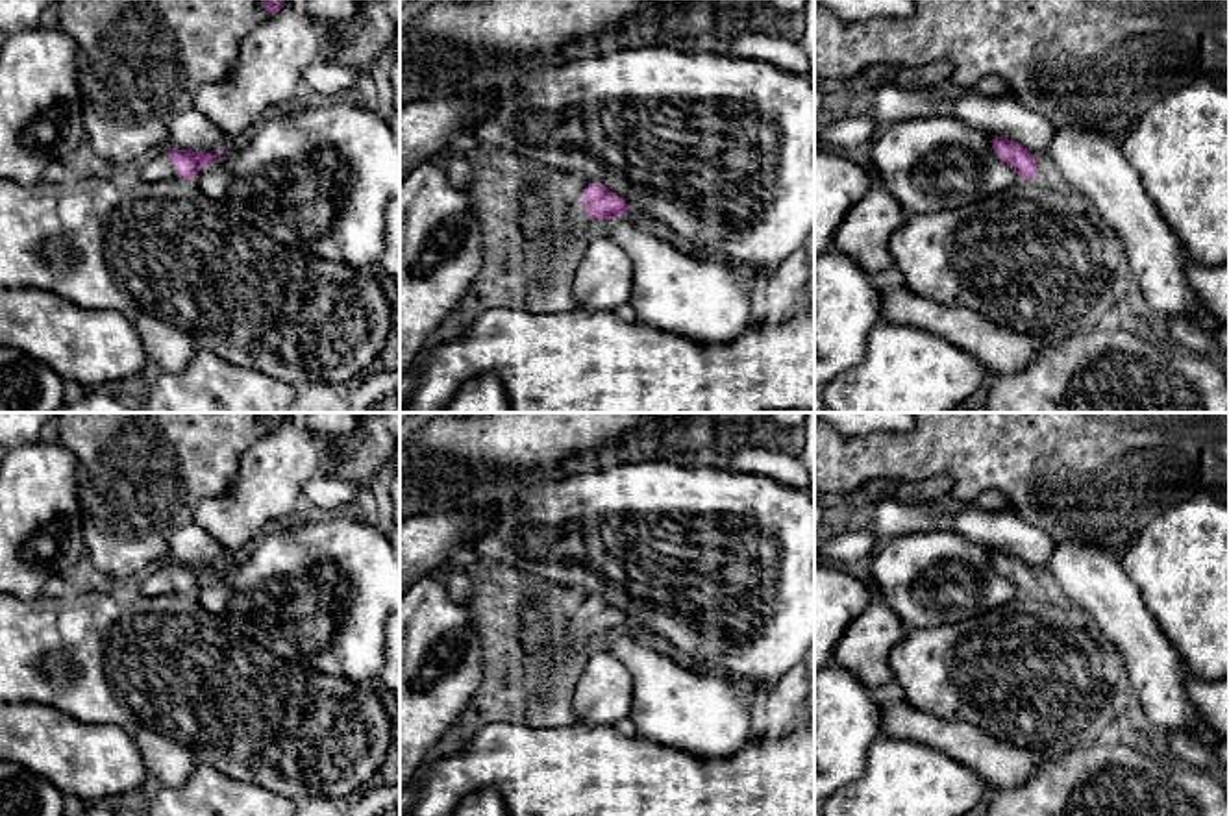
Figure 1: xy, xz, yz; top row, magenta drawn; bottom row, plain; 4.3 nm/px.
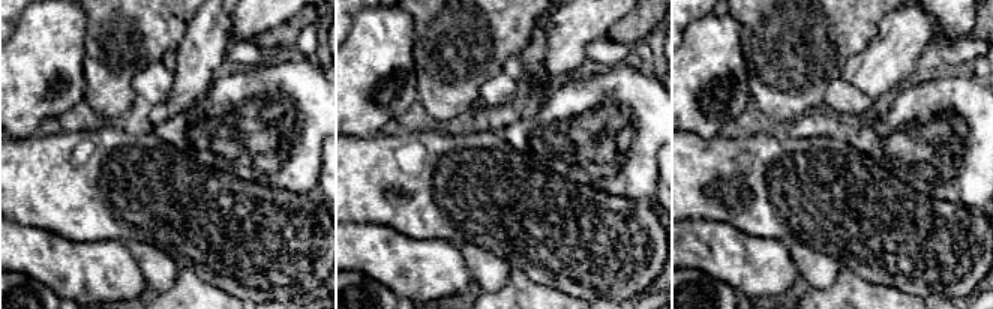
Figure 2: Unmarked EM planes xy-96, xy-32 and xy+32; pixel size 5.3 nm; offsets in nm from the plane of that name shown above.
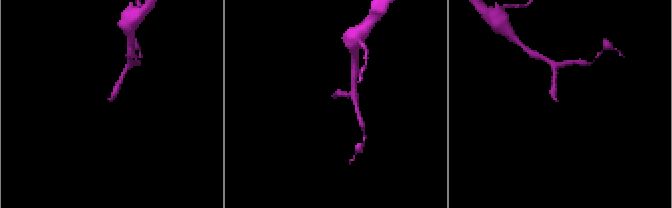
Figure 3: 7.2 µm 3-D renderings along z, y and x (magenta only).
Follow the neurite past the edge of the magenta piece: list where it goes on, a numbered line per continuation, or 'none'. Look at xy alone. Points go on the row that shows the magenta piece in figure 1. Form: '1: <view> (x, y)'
1: xy (158, 167)

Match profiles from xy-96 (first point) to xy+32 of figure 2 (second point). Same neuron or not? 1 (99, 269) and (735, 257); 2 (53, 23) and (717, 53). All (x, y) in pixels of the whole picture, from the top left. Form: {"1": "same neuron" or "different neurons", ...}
{"1": "same neuron", "2": "same neuron"}

